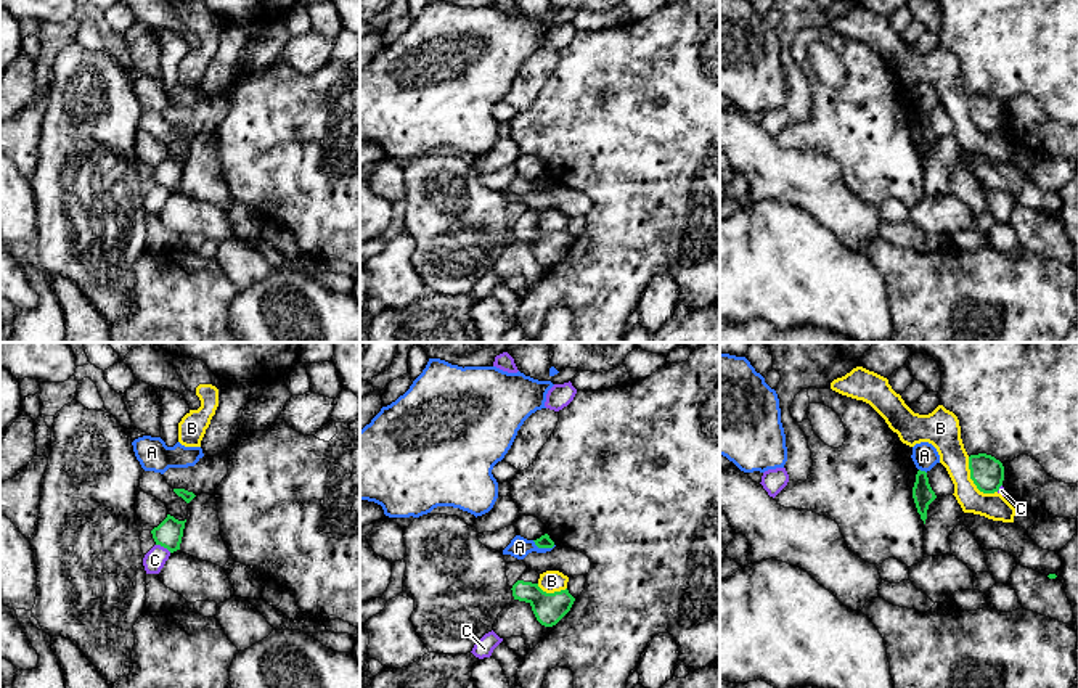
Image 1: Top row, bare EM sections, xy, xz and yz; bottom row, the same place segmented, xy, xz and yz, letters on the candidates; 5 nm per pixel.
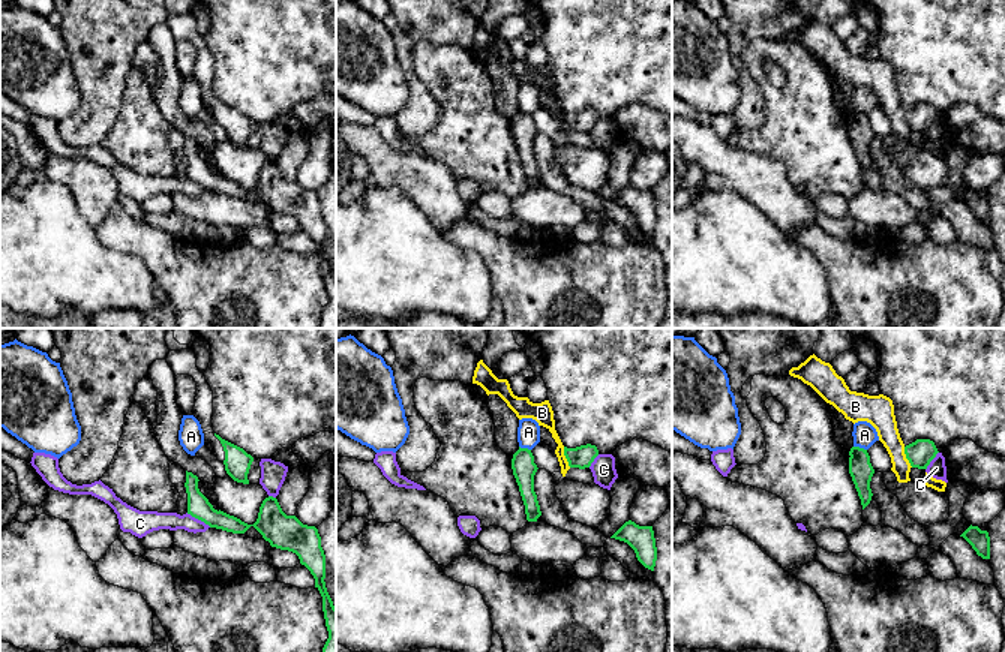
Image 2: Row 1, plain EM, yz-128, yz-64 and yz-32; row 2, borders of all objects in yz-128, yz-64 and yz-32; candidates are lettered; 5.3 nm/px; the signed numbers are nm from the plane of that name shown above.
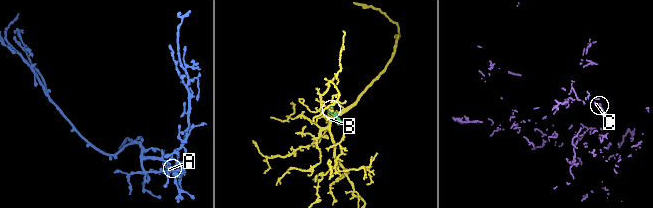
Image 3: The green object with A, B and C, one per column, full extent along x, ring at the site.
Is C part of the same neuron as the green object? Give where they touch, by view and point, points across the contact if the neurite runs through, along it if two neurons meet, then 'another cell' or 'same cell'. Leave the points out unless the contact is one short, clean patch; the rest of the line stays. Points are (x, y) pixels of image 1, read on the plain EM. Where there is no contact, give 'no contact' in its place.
xy (164, 187) | another cell

